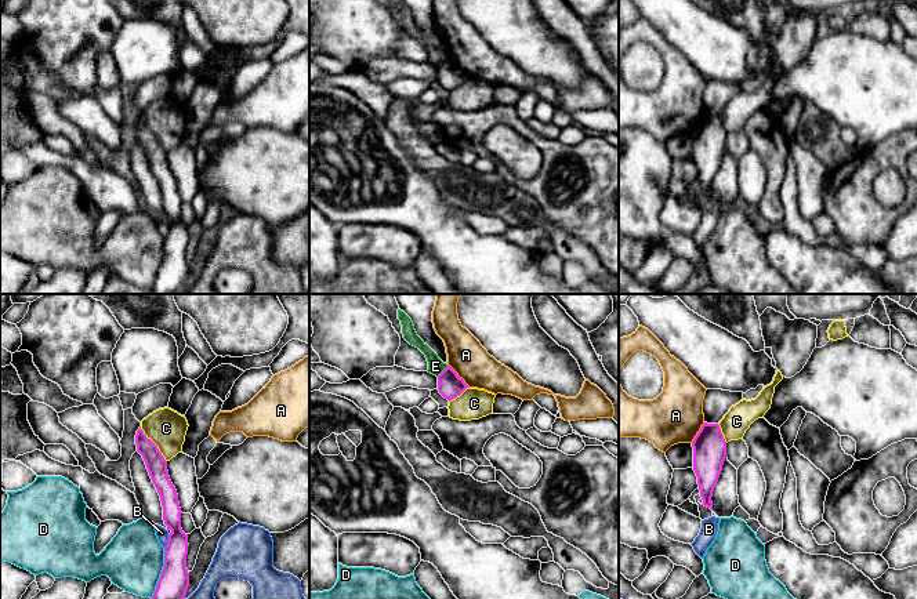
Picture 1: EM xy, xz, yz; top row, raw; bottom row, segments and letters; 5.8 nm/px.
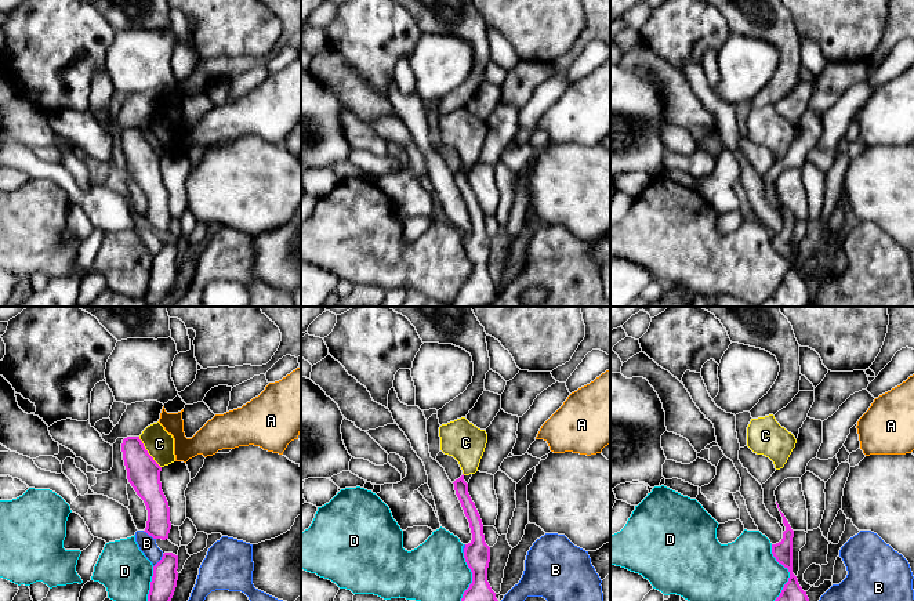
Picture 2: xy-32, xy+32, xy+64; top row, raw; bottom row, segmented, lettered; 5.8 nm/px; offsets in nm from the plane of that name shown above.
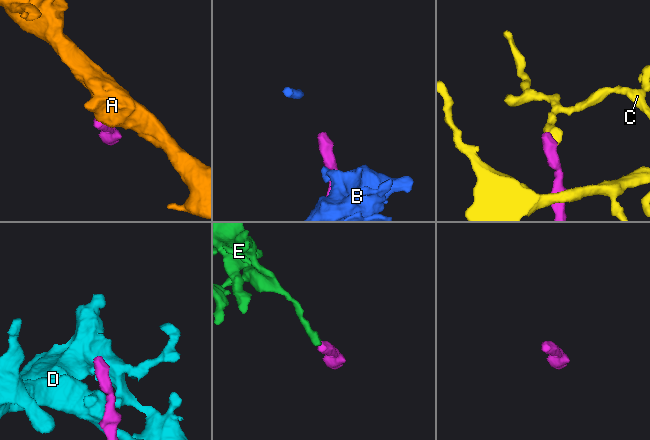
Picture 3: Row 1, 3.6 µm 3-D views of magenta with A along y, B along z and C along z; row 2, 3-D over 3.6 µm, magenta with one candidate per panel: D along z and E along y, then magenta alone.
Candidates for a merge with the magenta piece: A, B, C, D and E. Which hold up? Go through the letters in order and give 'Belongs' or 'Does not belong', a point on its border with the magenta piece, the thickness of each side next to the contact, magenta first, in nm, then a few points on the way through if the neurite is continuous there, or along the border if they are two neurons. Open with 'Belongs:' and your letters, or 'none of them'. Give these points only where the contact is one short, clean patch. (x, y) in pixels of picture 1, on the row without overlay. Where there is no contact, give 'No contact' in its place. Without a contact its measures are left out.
Belongs: none of them
A: Does not belong. Touches magenta at xz (457, 66). Thickness 150 nm (magenta) against 220 nm. Boundary: xz (449, 55), (470, 77)
B: Does not belong. Touches magenta at xy (167, 232). Thickness 180 nm (magenta) against 70 nm
C: Does not belong. Touches magenta at xy (155, 135). Thickness 120 nm (magenta) against 220 nm. Boundary: xy (140, 118), (166, 152)
D: Does not belong. Touches magenta at xy (162, 264). Thickness 180 nm (magenta) against 340 nm
E: Does not belong. Touches magenta at xz (443, 61). Thickness 150 nm (magenta) against 100 nm. Boundary: xz (448, 55), (437, 66)

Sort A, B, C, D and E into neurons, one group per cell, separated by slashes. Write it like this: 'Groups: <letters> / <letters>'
Groups: A / B / C / D / E

